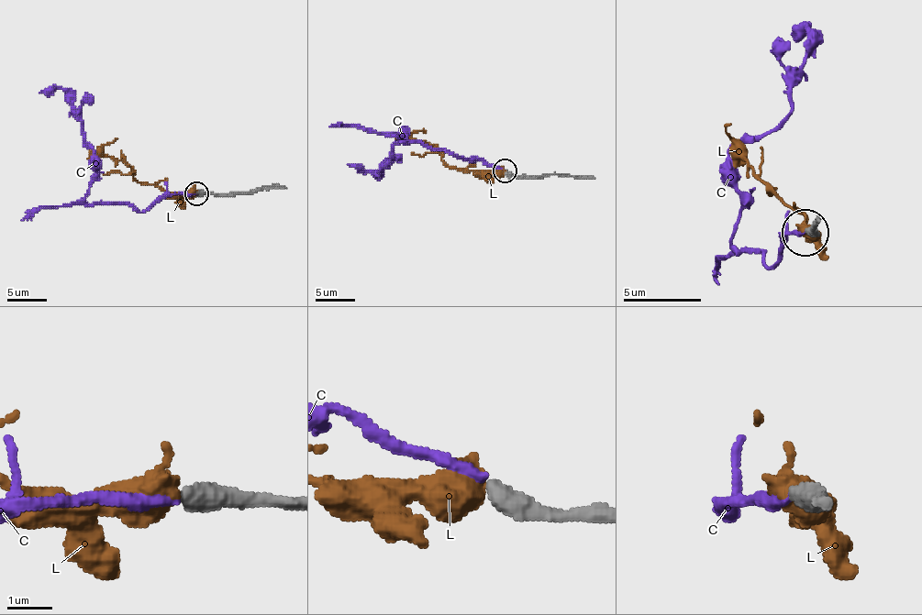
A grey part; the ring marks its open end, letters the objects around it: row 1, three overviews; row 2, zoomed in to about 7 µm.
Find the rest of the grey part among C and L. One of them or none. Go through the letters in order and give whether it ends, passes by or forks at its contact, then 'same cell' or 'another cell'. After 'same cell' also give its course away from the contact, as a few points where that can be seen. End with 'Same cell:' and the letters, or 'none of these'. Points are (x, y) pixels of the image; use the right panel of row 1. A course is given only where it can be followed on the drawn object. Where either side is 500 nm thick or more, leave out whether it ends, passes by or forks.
C: it ends there; same cell; it runs (805, 229), (769, 269), (730, 233), (730, 151), (789, 113), (808, 50), (793, 35)
L: another cell
Same cell: C

